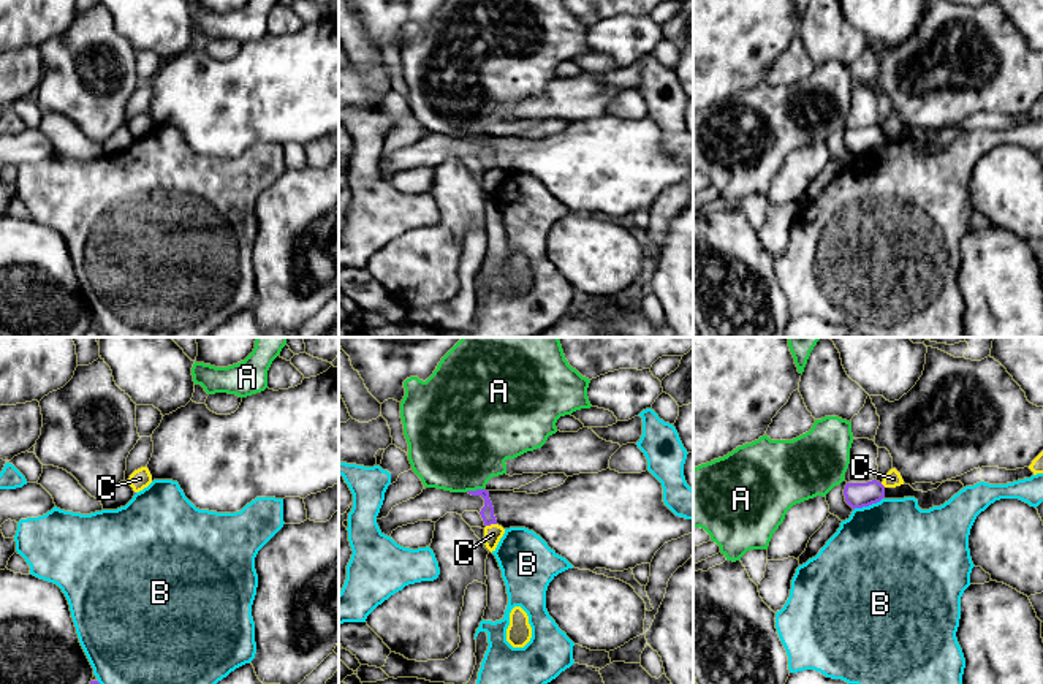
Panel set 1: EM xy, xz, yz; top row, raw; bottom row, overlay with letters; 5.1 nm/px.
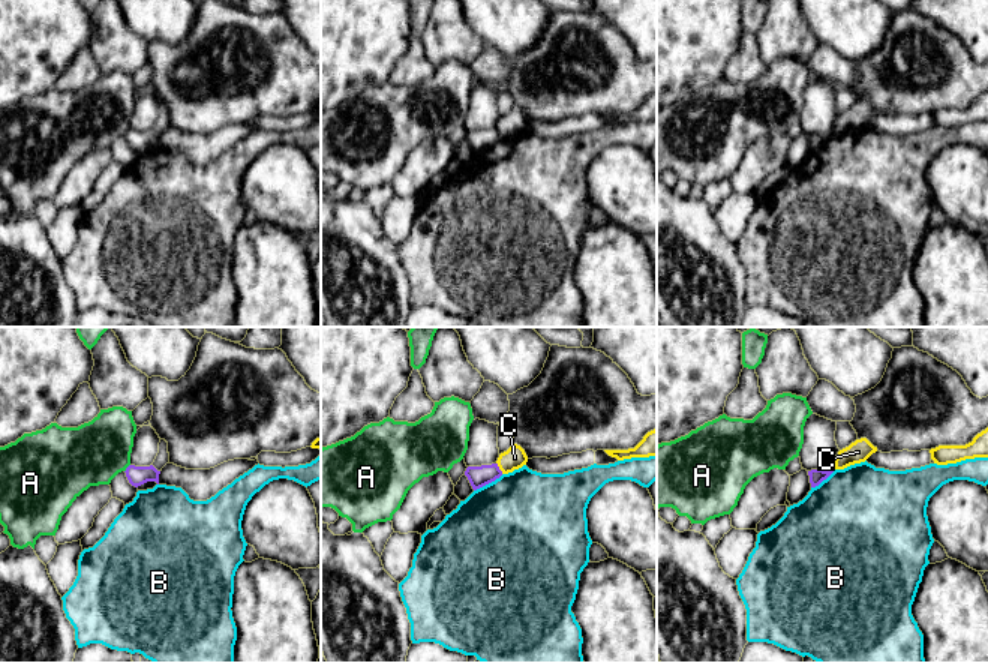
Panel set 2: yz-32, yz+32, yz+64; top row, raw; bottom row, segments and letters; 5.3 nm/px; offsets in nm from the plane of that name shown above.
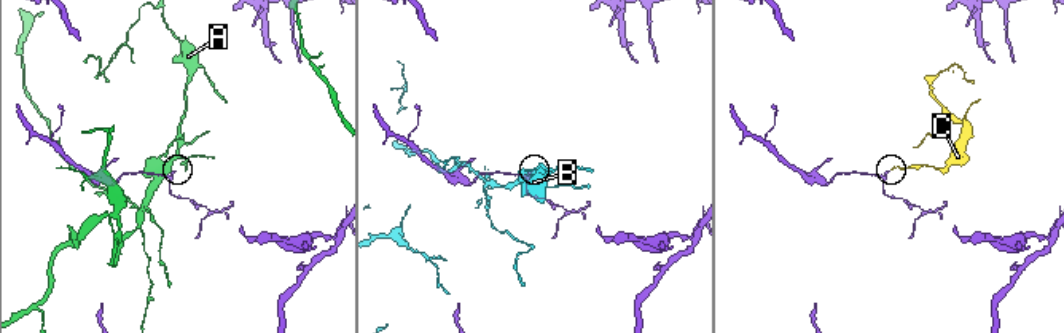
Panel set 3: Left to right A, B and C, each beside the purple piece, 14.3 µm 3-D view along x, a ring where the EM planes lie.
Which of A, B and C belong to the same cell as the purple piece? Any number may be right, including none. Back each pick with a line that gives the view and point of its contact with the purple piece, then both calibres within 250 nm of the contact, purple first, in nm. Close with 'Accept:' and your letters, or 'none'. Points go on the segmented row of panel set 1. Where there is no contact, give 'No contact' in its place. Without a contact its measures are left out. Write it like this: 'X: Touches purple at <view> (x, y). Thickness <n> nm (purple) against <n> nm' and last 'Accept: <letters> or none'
Accept: none

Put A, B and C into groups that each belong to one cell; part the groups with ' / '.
A / B / C

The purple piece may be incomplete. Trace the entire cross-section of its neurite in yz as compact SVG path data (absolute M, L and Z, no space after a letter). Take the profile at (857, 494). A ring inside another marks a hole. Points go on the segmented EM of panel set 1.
M877 481L847 483L844 489L845 502L855 510L869 507L885 497L885 486Z

